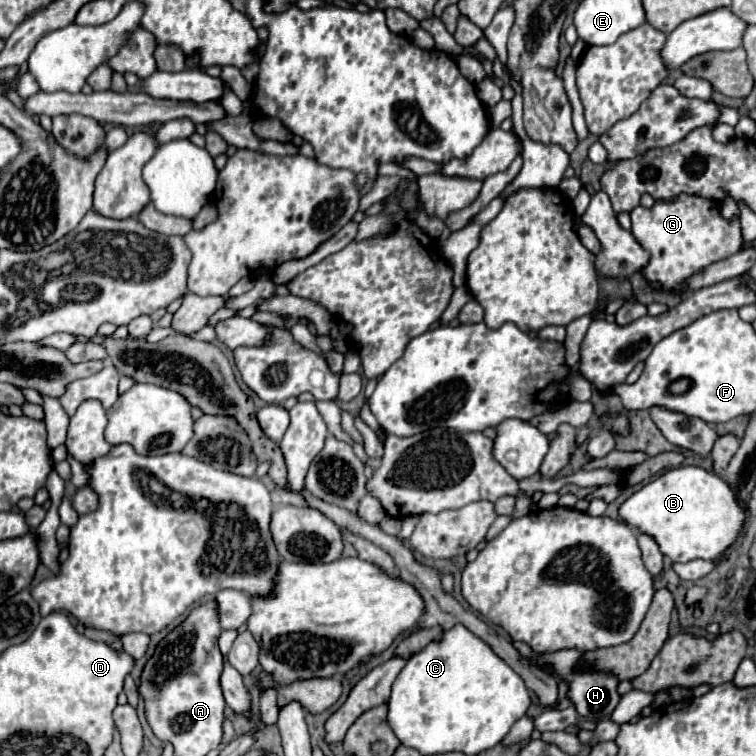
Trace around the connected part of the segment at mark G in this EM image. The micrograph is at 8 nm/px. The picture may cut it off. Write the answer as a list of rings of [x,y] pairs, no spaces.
[[[683,194],[675,202],[655,202],[653,208],[637,206],[631,212],[631,222],[635,240],[651,252],[651,260],[643,270],[649,282],[669,282],[669,286],[677,286],[677,282],[689,278],[693,270],[701,270],[701,266],[709,266],[709,262],[737,254],[743,246],[739,220],[725,220],[719,214],[717,202],[697,196]]]

